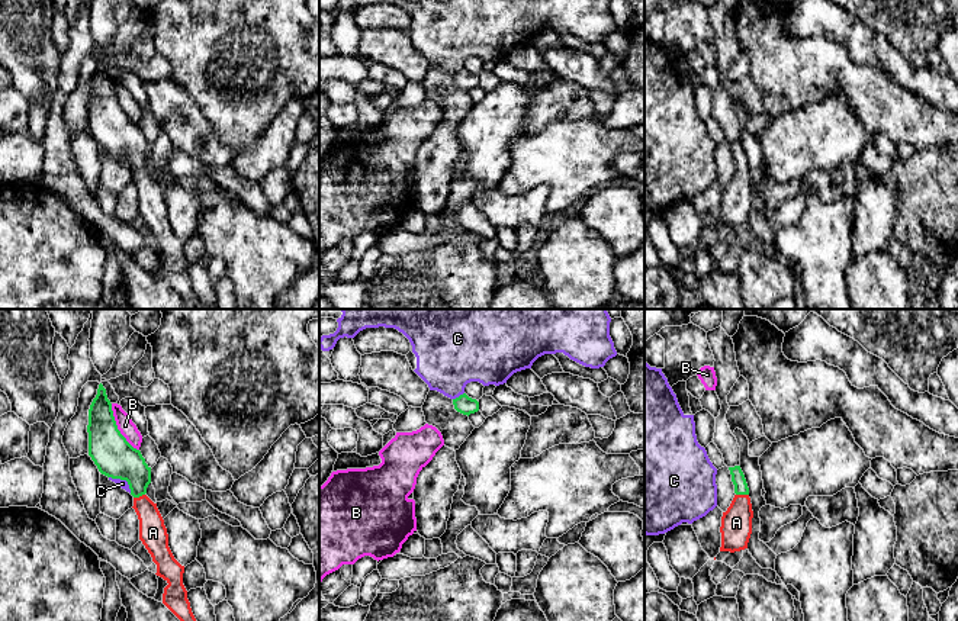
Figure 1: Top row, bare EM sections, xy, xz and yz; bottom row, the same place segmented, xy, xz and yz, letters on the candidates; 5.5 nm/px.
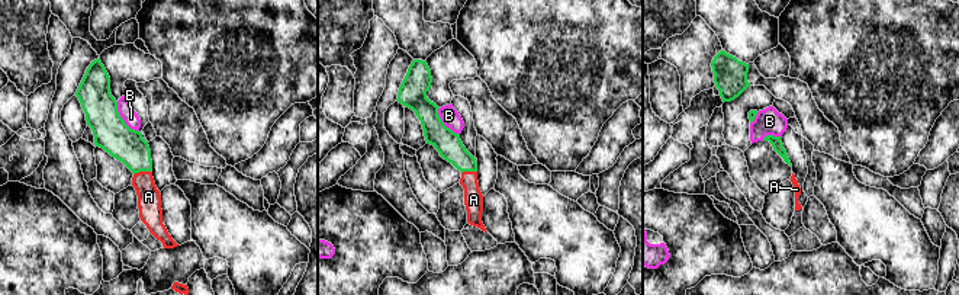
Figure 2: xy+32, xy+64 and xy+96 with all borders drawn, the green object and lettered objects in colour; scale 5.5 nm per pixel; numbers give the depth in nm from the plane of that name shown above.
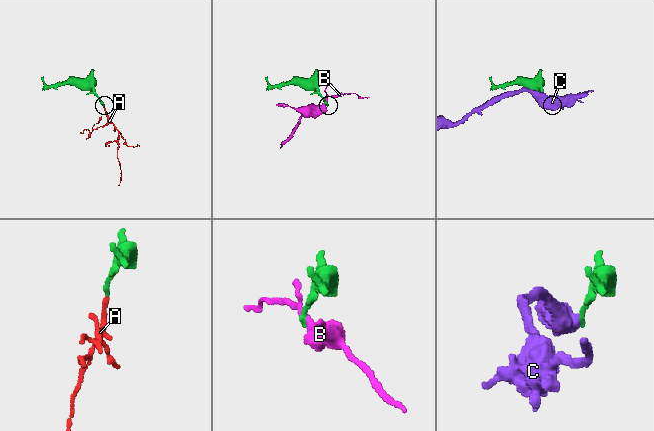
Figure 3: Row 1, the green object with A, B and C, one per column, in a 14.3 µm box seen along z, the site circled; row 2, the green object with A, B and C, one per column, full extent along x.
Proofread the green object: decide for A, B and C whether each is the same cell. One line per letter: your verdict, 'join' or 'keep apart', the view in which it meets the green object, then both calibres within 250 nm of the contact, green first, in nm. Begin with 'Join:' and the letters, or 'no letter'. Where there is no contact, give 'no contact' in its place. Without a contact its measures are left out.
Join: A
A: join; contact in yz; calibres 80 and 180 nm
B: keep apart; contact in xy; calibres 220 and 90 nm
C: keep apart; contact in xy; calibres 220 and 50 nm

